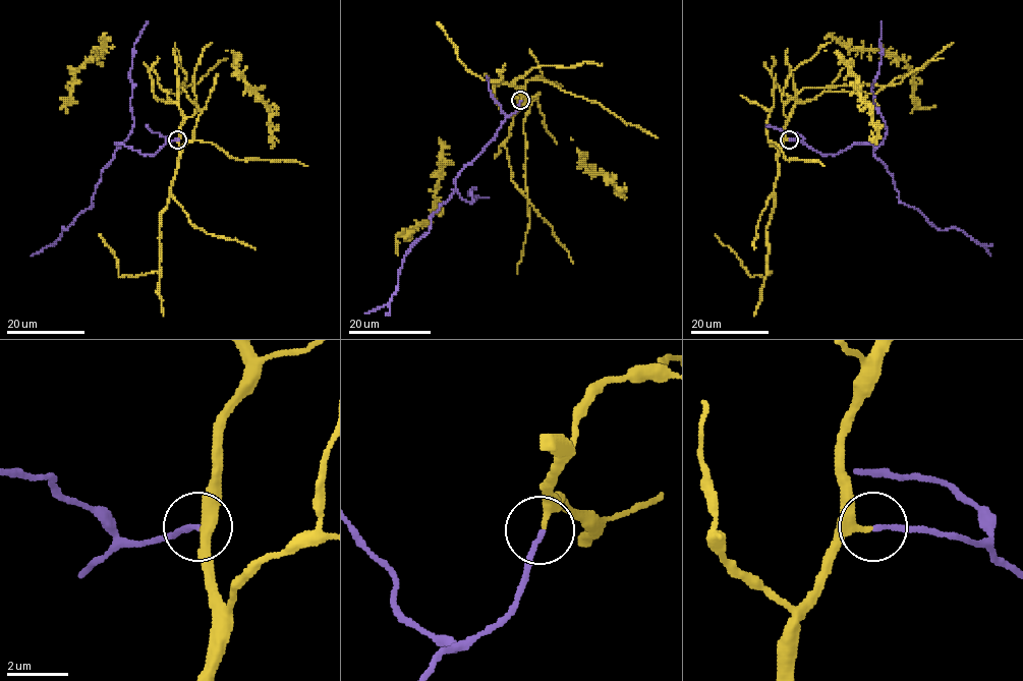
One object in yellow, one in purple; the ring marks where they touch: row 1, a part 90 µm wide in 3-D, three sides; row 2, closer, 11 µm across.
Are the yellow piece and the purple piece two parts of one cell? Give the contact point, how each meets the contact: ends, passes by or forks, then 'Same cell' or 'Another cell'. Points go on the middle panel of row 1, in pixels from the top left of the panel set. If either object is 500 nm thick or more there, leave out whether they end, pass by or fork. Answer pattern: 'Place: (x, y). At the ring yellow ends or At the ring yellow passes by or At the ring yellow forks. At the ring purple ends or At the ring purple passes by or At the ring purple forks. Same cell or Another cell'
Place: (520, 100). At the ring yellow passes by. At the ring purple ends. Same cell

